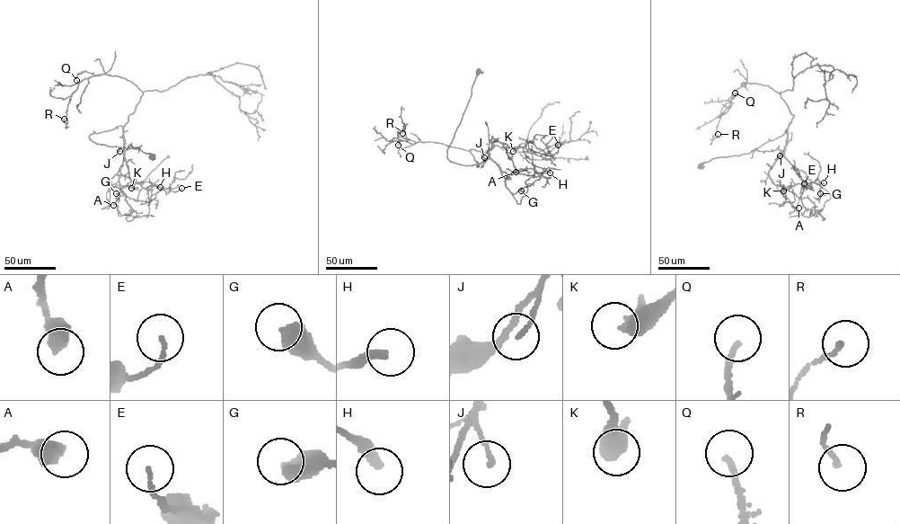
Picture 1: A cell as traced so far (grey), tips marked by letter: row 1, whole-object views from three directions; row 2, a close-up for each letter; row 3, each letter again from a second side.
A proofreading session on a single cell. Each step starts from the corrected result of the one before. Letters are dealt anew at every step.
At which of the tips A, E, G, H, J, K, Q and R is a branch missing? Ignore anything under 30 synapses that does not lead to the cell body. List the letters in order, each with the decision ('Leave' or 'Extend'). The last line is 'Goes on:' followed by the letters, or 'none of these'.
A: Leave
E: Leave
G: Leave
H: Leave
J: Leave
K: Leave
Q: Leave
R: Leave
Goes on: none of these

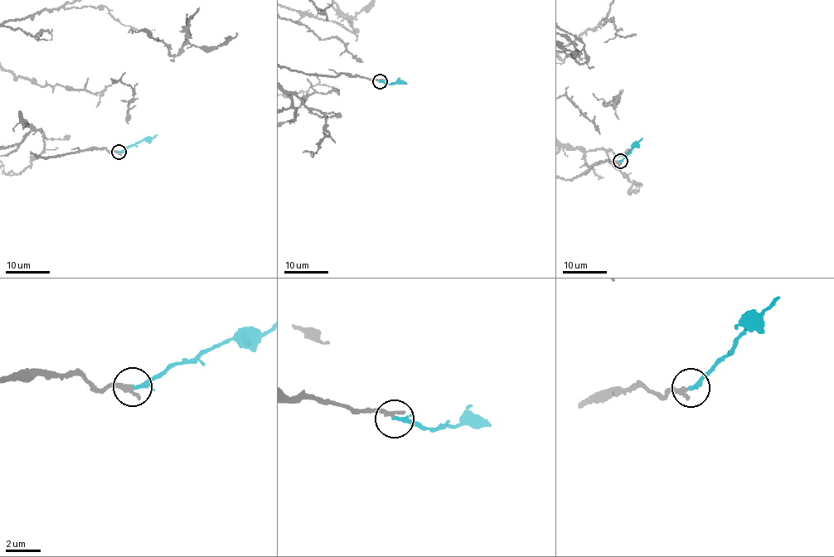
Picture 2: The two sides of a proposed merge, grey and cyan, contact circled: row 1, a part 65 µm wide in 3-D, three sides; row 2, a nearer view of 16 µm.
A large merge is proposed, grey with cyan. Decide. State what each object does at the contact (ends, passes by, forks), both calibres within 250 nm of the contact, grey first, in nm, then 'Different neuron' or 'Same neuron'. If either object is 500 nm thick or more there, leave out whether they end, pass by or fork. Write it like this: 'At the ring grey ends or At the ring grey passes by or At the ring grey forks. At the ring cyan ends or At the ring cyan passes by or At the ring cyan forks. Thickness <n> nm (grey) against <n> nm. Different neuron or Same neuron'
At the ring grey ends. At the ring cyan passes by. Thickness 280 nm (grey) against 160 nm. Same neuron

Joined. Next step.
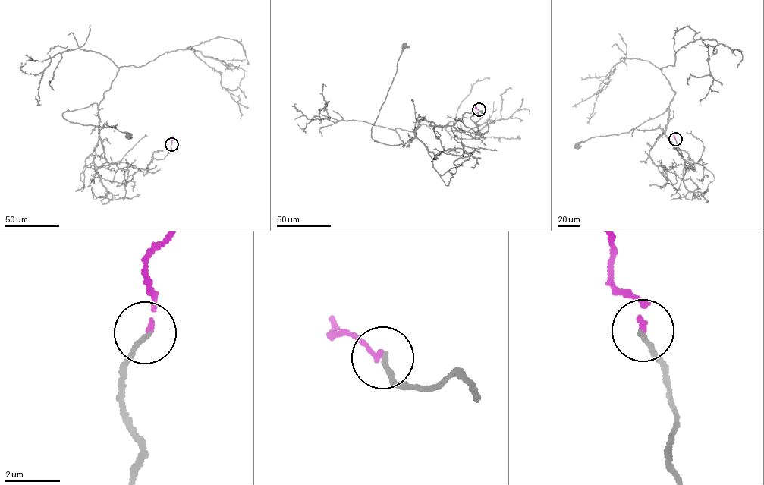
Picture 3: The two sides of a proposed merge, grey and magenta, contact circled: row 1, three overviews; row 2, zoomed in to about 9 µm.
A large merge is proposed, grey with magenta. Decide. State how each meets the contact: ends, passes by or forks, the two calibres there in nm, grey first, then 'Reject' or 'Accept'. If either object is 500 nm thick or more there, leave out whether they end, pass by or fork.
At the ring grey ends. At the ring magenta ends. Thickness 180 nm (grey) against 120 nm. Accept

